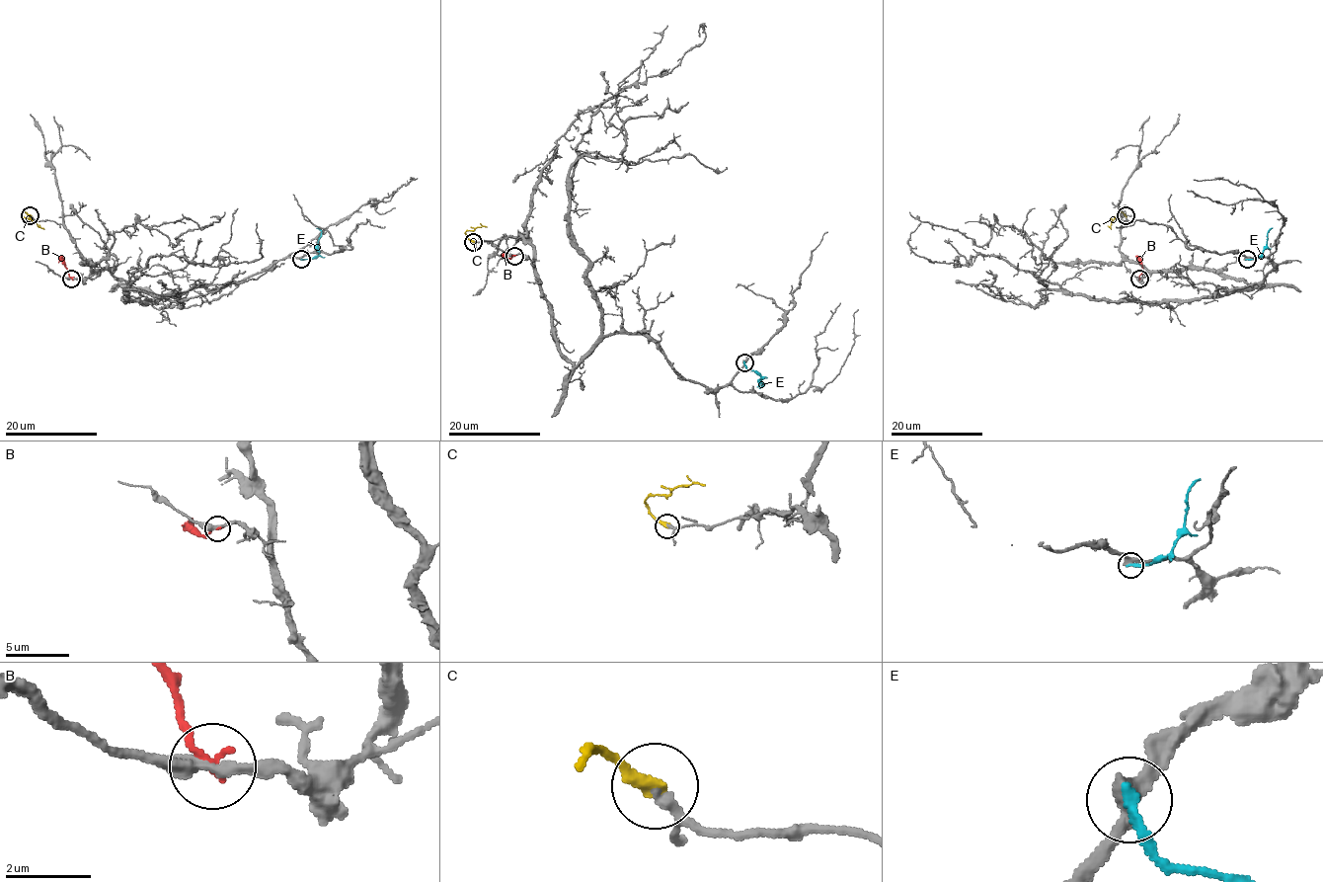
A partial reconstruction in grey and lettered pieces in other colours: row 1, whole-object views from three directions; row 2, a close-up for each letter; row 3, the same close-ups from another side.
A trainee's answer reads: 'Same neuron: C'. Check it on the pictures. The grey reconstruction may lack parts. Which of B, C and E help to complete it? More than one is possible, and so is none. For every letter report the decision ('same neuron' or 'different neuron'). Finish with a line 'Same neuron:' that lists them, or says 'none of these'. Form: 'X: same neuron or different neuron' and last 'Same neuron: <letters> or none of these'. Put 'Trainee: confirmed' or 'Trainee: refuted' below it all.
B: different neuron
C: same neuron
E: different neuron
Same neuron: C
Trainee: confirmed

